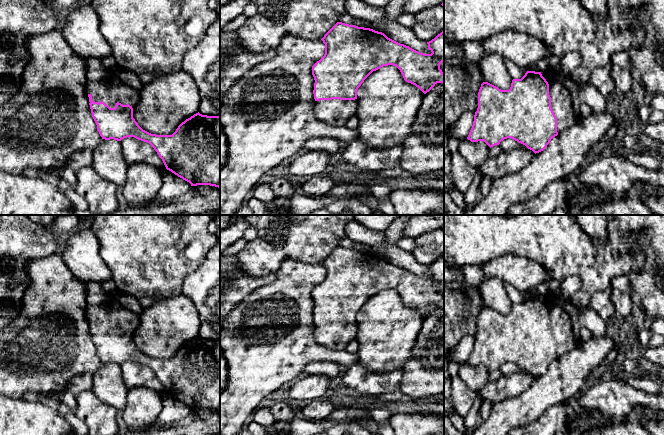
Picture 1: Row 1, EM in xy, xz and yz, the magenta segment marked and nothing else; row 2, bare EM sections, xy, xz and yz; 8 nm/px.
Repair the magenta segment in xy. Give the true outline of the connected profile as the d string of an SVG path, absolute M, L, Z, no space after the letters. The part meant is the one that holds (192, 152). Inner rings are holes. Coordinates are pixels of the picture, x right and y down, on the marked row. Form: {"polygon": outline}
{"polygon": "M85 58L86 93L92 117L102 139L121 141L127 137L149 143L162 159L167 170L189 182L191 186L210 185L220 188L220 116L207 116L199 112L182 122L172 135L156 135L143 130L133 118L133 107L139 100L139 92L124 84L117 76L116 69L106 68L100 59Z"}

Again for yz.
{"polygon": "M549 69L542 73L527 71L521 79L512 80L509 90L501 90L488 82L483 82L478 92L478 108L467 139L471 142L484 141L491 148L499 145L504 139L511 138L535 154L539 153L547 147L552 138L570 128L580 118L580 86L559 69Z"}

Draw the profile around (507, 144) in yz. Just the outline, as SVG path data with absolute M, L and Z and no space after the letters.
M511 138L504 139L503 141L500 142L499 146L503 150L510 150L510 149L525 148L526 147L525 145L518 143L517 141L515 141Z

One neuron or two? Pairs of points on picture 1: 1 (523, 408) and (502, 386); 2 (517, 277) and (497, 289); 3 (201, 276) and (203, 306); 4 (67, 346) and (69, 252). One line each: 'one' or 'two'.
1: two
2: two
3: one
4: two

